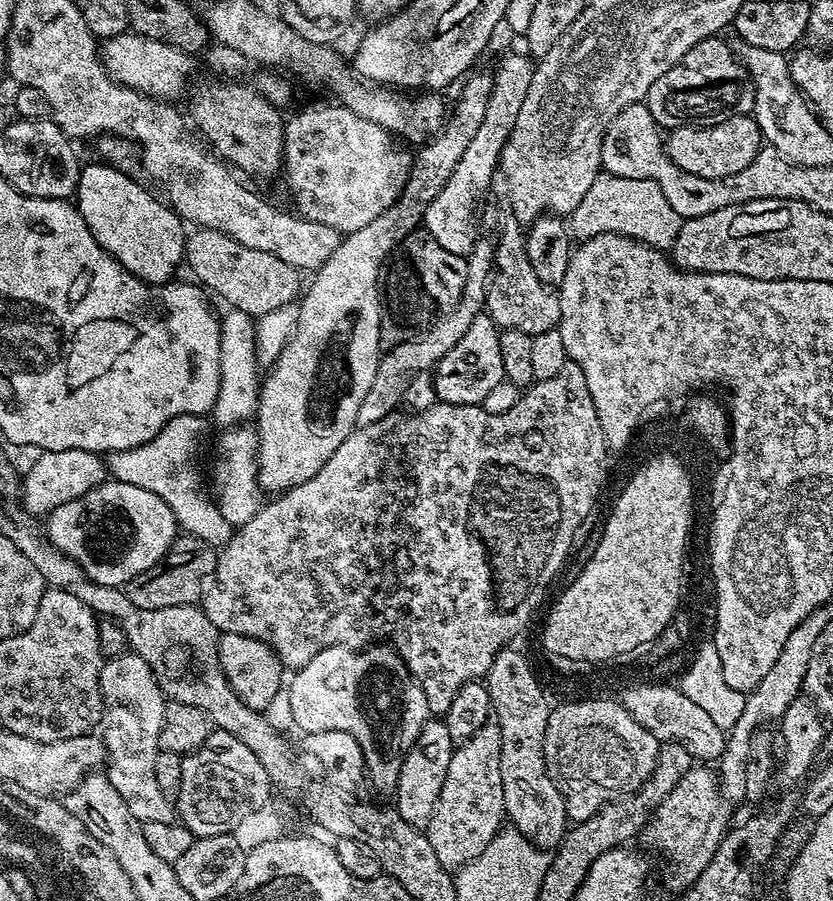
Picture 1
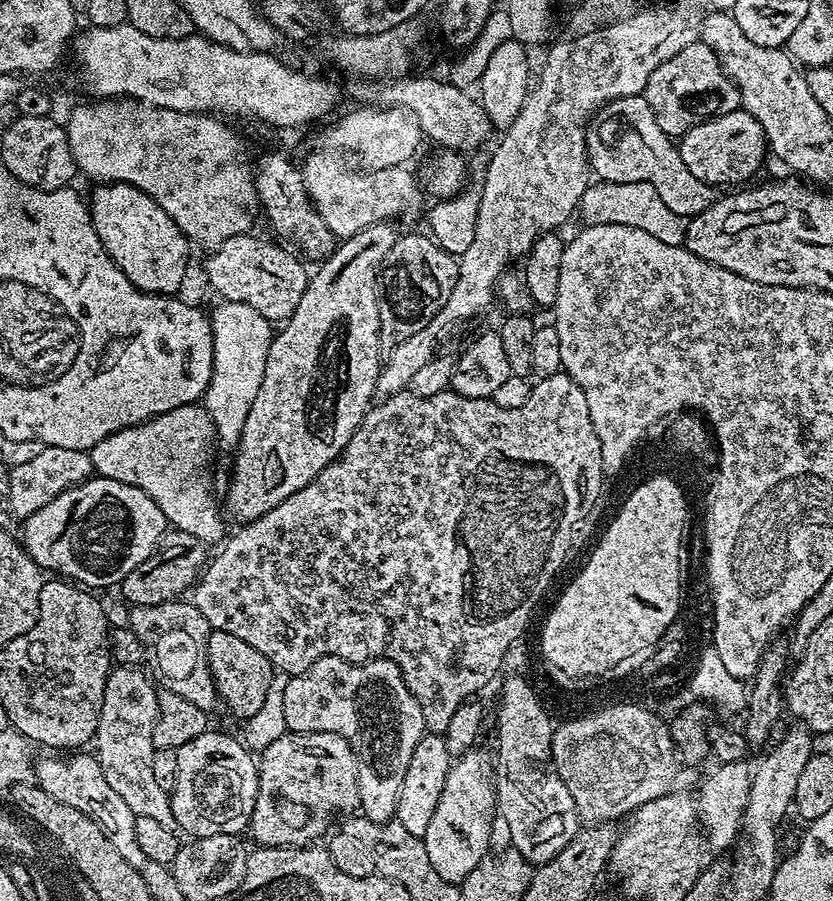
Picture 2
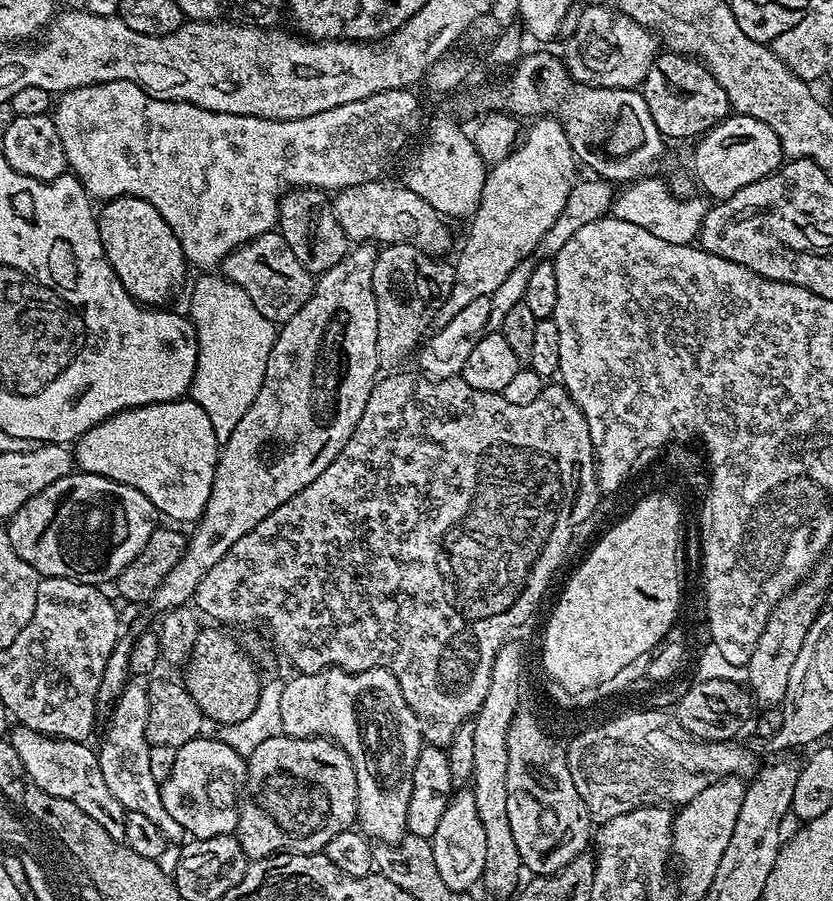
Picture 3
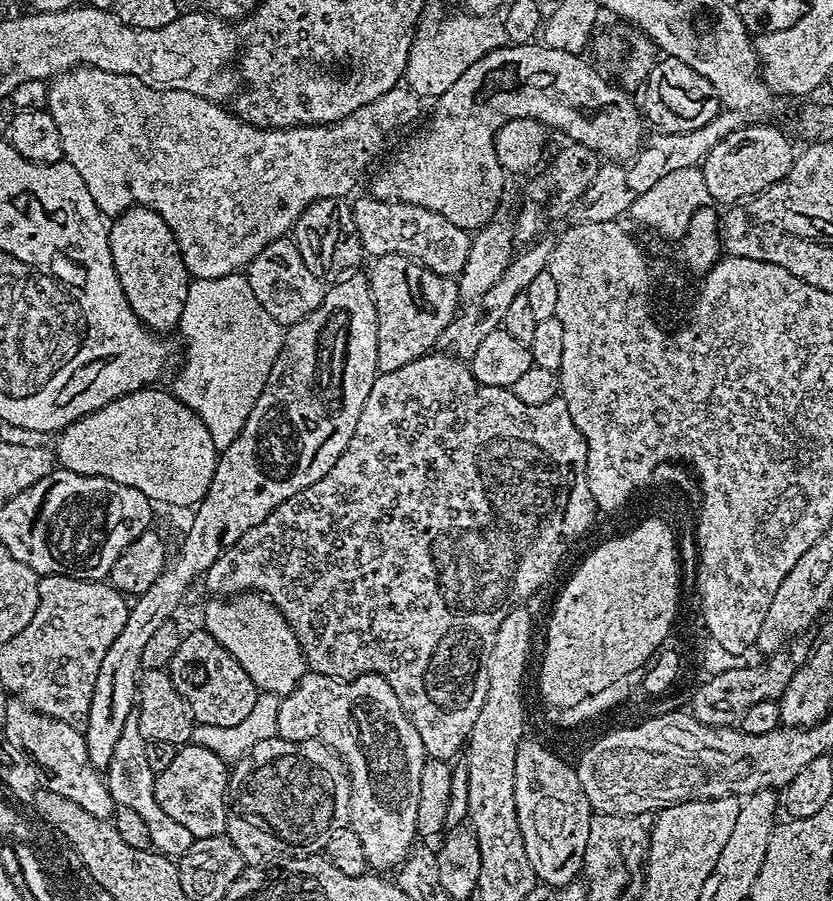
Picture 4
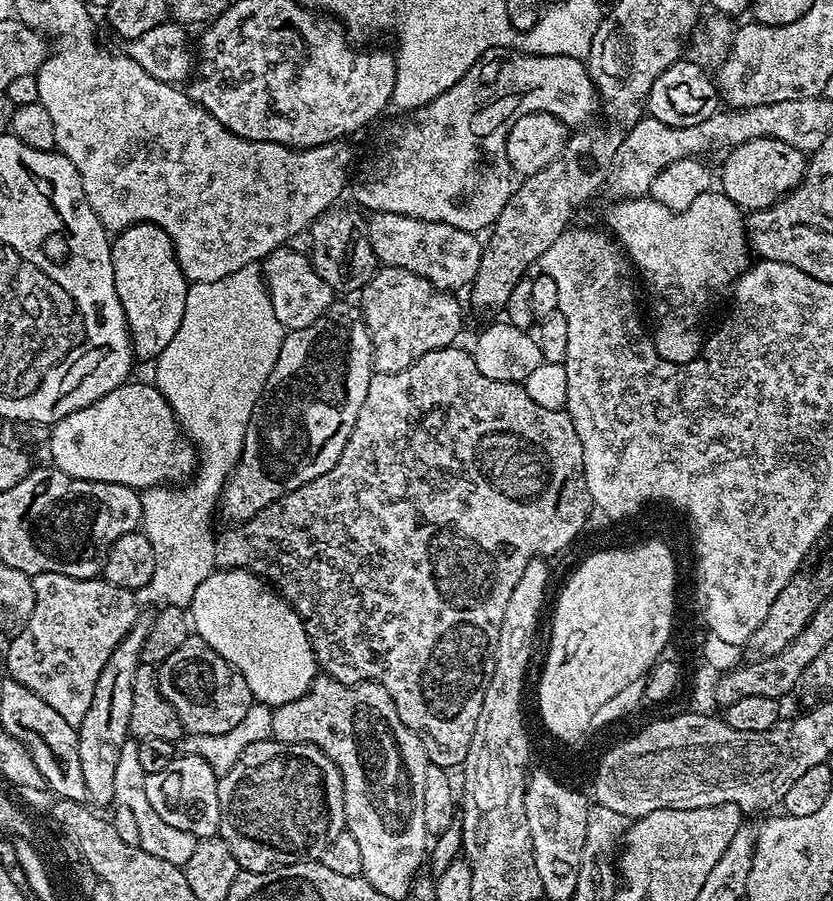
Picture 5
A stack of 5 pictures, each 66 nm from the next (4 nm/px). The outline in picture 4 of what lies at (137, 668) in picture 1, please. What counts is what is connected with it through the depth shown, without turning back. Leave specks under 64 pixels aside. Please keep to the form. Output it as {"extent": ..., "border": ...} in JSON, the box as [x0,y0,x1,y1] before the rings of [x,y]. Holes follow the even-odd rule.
{"extent":[106,715,194,858],"border":[[[135,715],[126,718],[126,726],[118,737],[118,742],[114,745],[110,766],[106,769],[108,792],[117,805],[129,807],[142,818],[146,824],[146,830],[149,831],[149,842],[155,851],[161,852],[163,856],[169,858],[179,858],[190,850],[194,837],[190,834],[190,830],[186,830],[186,826],[174,822],[174,818],[170,818],[166,814],[166,810],[162,810],[162,806],[158,806],[158,800],[154,794],[156,773],[152,772],[149,764],[146,763],[147,745],[148,741],[142,738],[142,734],[138,730]]]}

